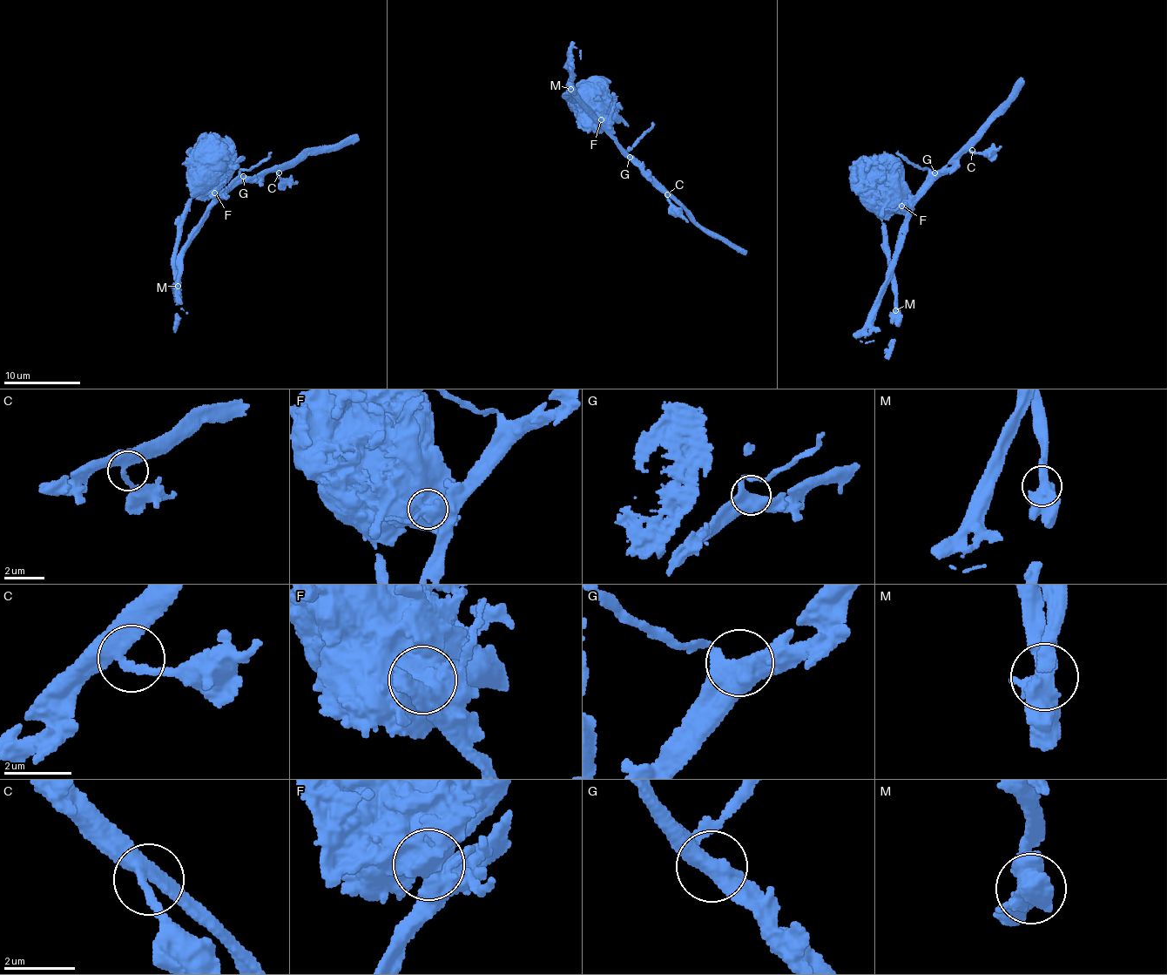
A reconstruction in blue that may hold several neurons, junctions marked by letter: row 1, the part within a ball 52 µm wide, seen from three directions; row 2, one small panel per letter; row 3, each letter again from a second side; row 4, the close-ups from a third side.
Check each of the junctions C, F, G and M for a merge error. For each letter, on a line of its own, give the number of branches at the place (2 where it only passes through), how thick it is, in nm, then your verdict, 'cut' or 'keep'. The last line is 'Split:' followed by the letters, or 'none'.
C: branches 2; calibre 320 nm; keep
F: branches 3; calibre 650 nm; cut
G: branches 3; calibre 440 nm; keep
M: branches 2; calibre 650 nm; keep
Split: F

